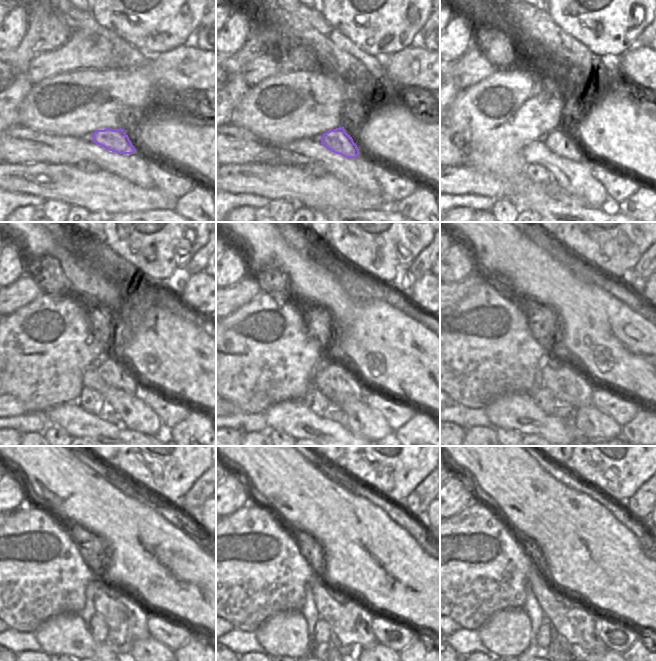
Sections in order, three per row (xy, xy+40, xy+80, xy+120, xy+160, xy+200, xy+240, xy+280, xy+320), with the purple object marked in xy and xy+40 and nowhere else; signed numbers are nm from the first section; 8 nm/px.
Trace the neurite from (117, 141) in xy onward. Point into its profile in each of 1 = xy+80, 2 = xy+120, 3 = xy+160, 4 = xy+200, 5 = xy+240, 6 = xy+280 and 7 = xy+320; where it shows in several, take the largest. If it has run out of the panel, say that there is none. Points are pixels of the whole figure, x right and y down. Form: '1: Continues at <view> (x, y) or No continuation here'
1: Continues at xy+80 (558, 141)
2: Continues at xy+120 (112, 372)
3: Continues at xy+160 (338, 382)
4: Continues at xy+200 (571, 388)
5: Continues at xy+240 (126, 619)
6: Continues at xy+280 (350, 621)
7: Continues at xy+320 (575, 624).

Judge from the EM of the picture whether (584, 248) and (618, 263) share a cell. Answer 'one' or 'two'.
one

